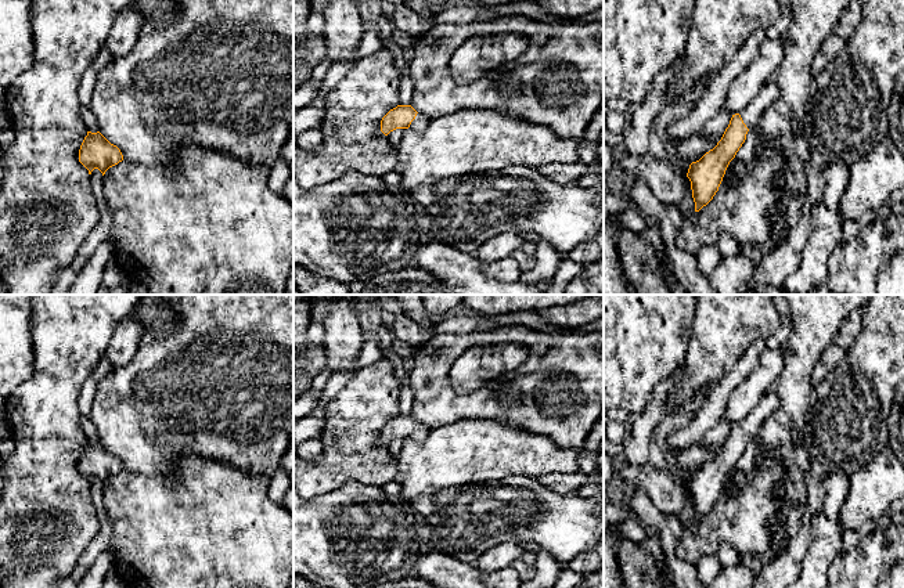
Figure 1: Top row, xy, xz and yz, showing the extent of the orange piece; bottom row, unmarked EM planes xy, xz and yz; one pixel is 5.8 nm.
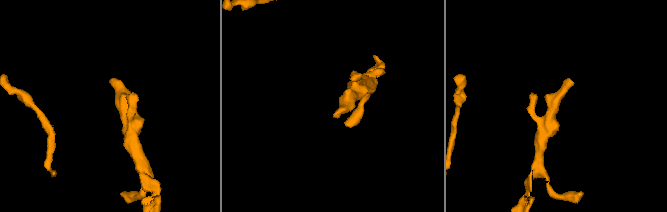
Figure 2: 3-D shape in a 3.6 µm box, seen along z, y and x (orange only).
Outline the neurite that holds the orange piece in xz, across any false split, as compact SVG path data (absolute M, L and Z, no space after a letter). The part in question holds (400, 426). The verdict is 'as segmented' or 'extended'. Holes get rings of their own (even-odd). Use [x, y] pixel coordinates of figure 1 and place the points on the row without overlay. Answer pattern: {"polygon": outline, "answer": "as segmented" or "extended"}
{"polygon": "M397 415L382 428L381 441L385 445L396 439L424 441L429 434L429 430L428 426L418 423L411 415Z", "answer": "extended"}

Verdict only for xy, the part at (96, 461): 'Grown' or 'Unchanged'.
Unchanged

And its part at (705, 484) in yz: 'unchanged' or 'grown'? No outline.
grown

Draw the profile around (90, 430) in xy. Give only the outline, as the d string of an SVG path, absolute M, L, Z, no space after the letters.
M80 415L80 425L83 428L87 441L91 443L100 441L97 428L94 426L91 418Z

